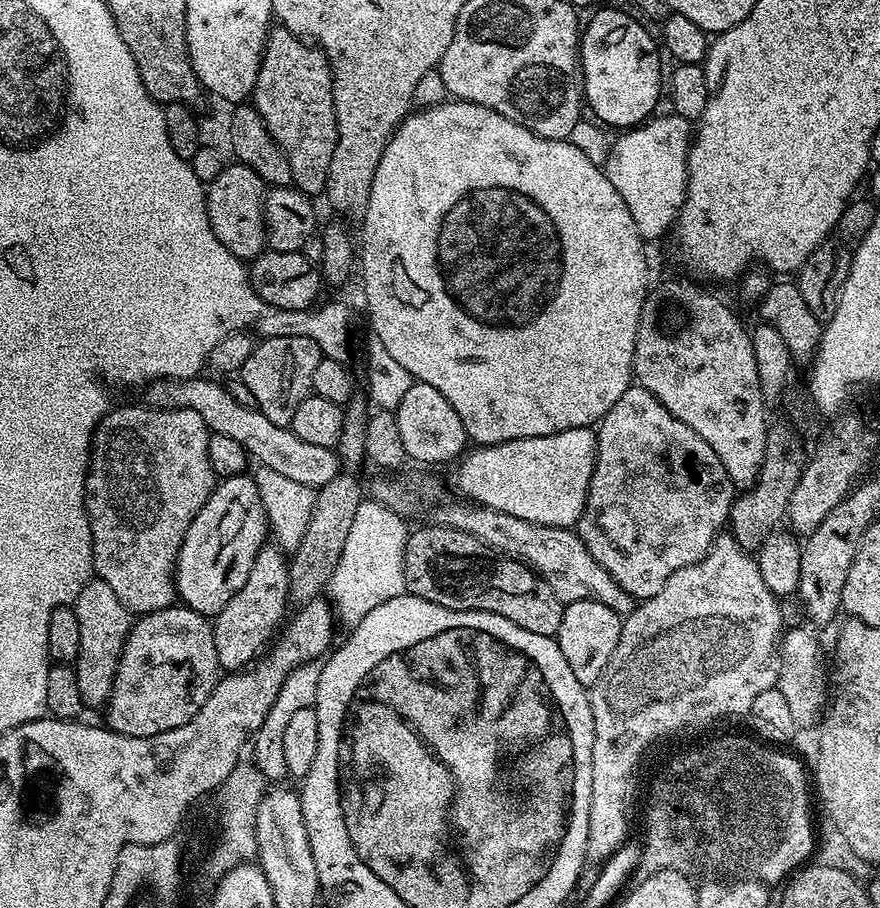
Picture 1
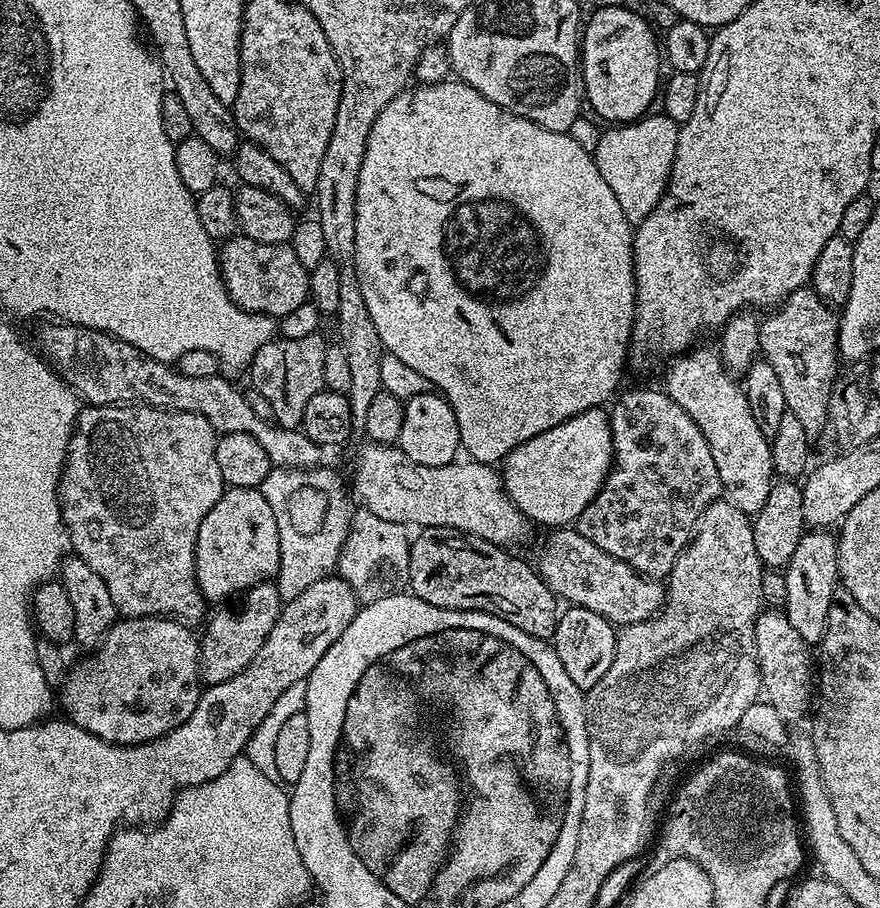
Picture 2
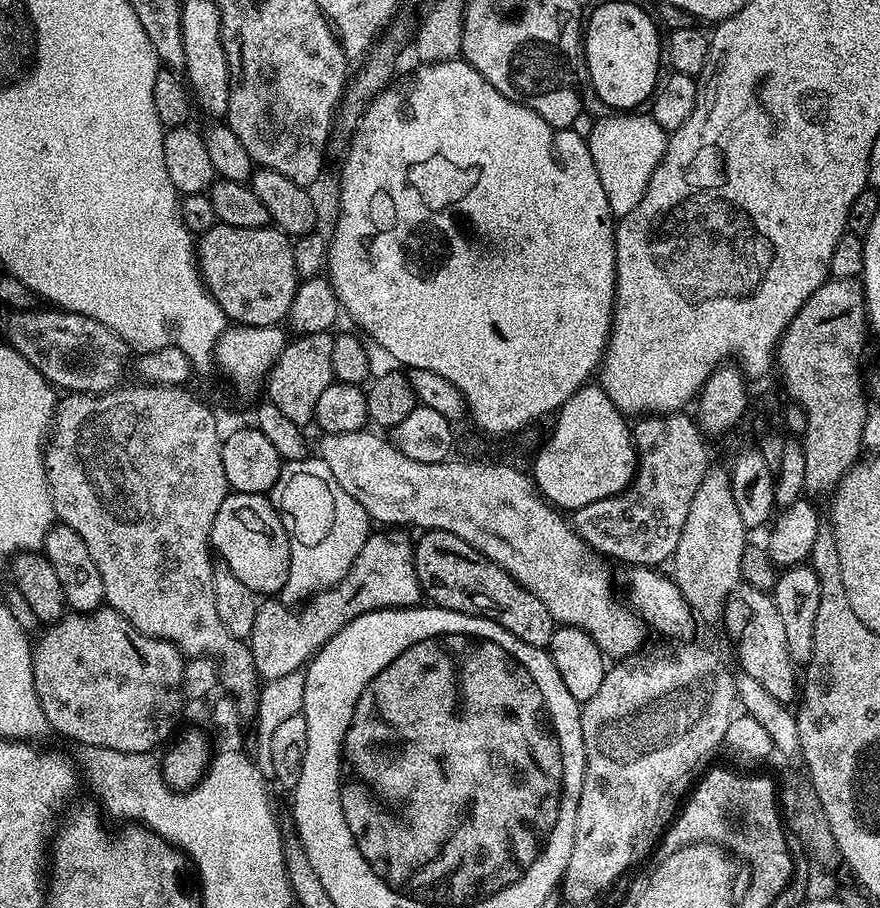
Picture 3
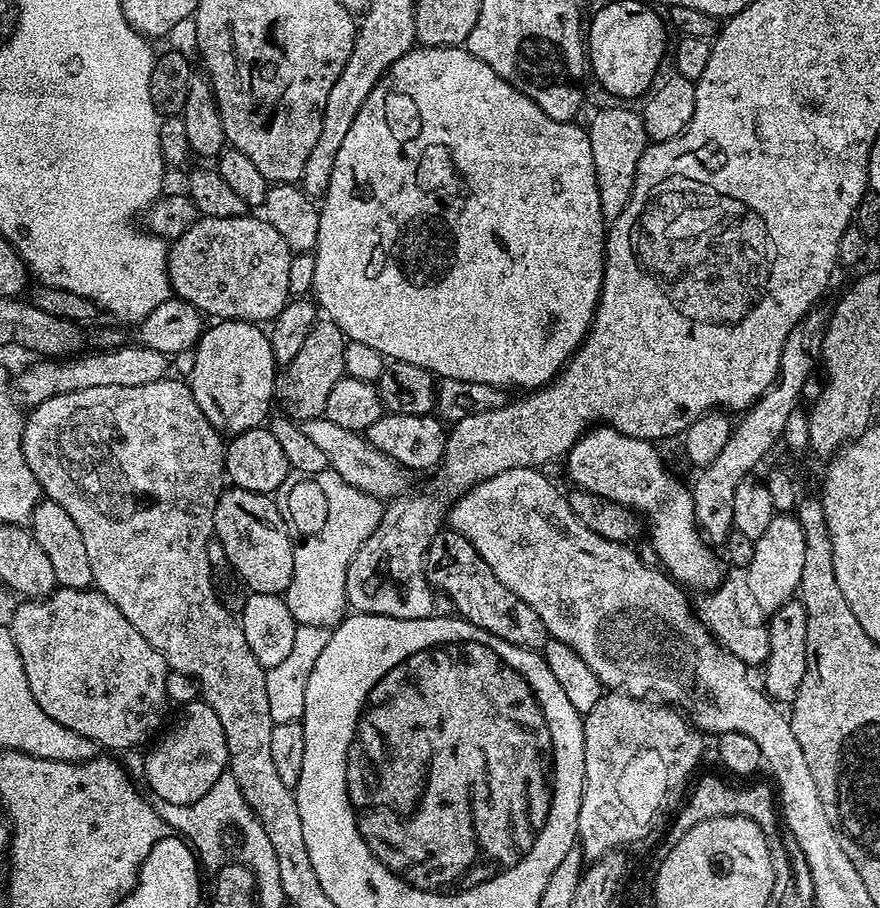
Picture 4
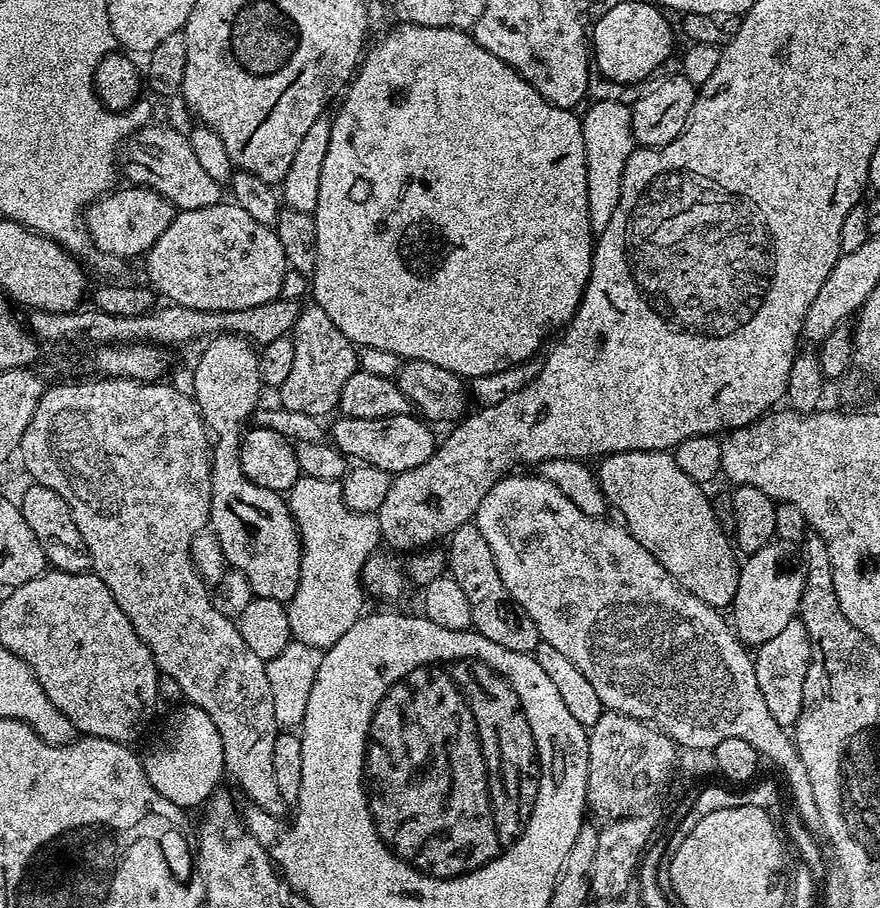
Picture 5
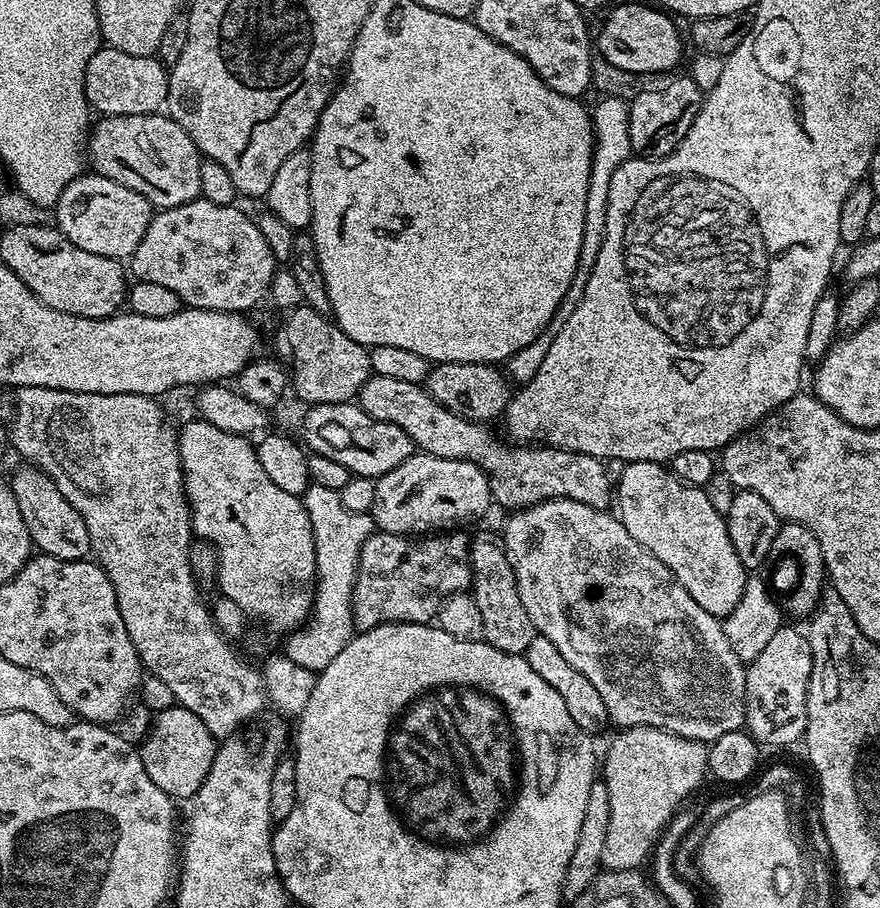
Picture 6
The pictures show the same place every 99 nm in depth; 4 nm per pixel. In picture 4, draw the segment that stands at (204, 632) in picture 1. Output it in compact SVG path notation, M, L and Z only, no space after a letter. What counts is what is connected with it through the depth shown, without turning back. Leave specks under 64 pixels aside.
M57 587L55 592L50 592L46 596L28 598L20 603L24 604L18 605L13 610L12 621L10 621L14 646L18 646L18 654L22 658L22 666L26 670L26 682L30 682L30 694L34 694L34 702L38 702L38 706L42 706L42 710L46 710L46 714L50 714L54 722L62 722L66 730L74 730L82 734L82 738L90 738L104 750L132 748L135 744L142 743L151 732L156 734L161 731L160 719L163 718L164 711L170 708L170 701L166 694L166 674L170 671L169 666L162 658L162 654L158 654L158 650L154 650L154 646L150 646L150 642L146 642L146 638L142 638L142 634L138 634L138 630L130 626L130 622L126 622L122 610L118 610L118 606L110 602L110 598L106 598L100 591L92 588Z

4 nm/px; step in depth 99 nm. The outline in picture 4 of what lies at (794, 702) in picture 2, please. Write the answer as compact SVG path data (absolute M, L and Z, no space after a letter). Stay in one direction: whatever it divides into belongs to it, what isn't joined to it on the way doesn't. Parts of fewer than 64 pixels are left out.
M740 570L729 571L719 588L703 593L698 598L694 602L695 611L719 640L721 647L746 665L763 665L769 654L768 618L750 591L747 575Z

